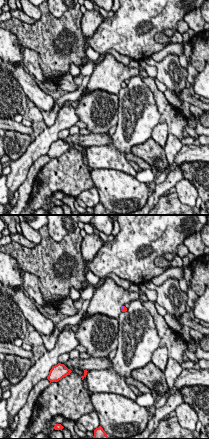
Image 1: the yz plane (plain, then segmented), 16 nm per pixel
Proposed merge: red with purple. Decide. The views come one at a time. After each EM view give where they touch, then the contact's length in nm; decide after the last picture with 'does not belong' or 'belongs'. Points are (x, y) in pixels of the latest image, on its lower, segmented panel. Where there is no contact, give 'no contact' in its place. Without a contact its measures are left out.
(121, 308) | 70 nm

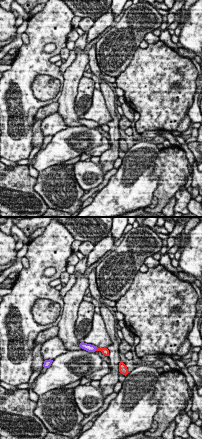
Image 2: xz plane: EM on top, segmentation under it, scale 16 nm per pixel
(96, 349) | 70 nm

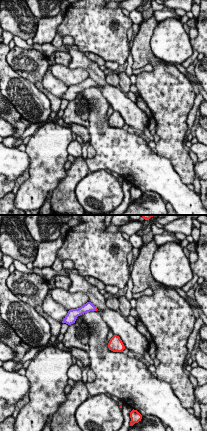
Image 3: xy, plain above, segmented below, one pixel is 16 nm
(96, 309) | 60 nm

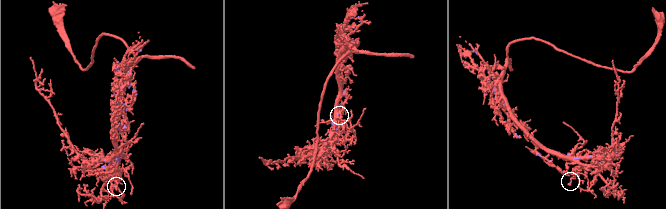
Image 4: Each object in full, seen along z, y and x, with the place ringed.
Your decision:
does not belong

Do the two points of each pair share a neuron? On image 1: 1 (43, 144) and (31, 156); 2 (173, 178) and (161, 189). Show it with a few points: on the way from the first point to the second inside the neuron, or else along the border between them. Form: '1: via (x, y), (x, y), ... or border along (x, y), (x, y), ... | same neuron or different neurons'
1: via (40, 147), (34, 153) | same neuron
2: via (170, 181), (164, 187) | same neuron

